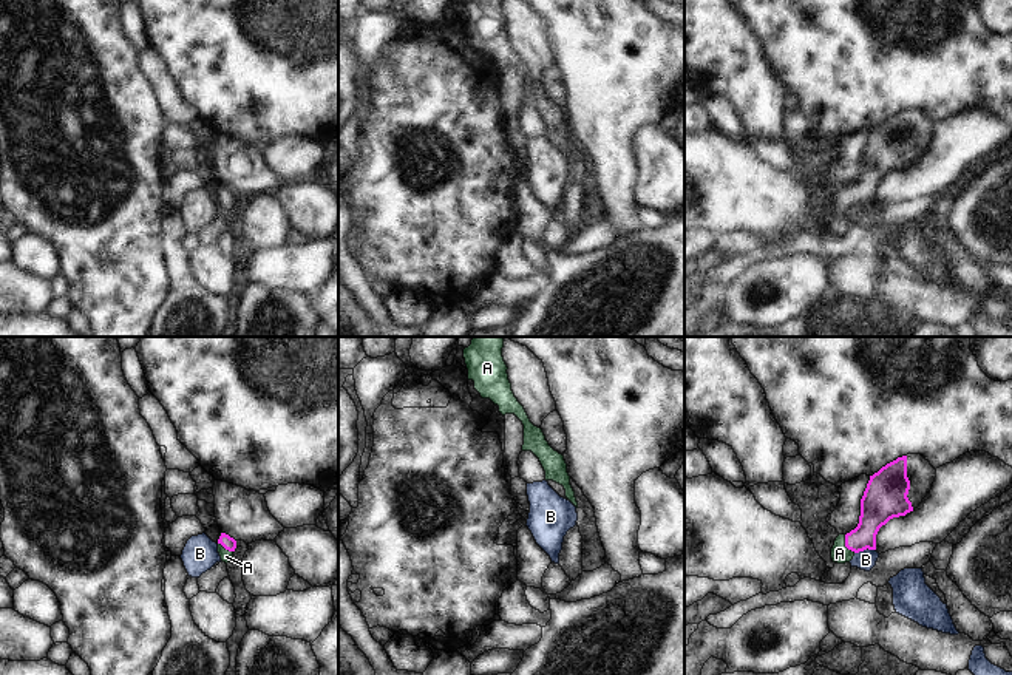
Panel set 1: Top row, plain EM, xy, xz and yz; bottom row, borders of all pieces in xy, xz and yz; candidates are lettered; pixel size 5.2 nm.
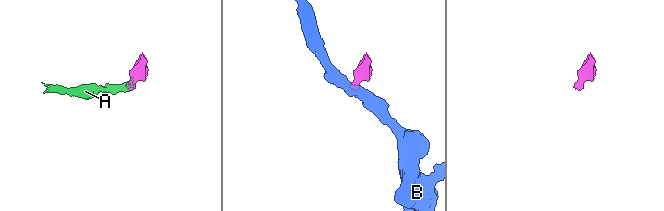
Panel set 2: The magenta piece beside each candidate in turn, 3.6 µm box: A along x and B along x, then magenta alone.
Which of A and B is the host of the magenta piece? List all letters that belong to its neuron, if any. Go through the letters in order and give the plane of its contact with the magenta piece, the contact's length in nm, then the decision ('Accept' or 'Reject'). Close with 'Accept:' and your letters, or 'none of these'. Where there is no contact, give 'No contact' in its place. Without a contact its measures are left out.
A: Touches magenta in yz. Shared border 110 nm. Accept
B: Touches magenta in yz. Shared border 70 nm. Reject
Accept: A

